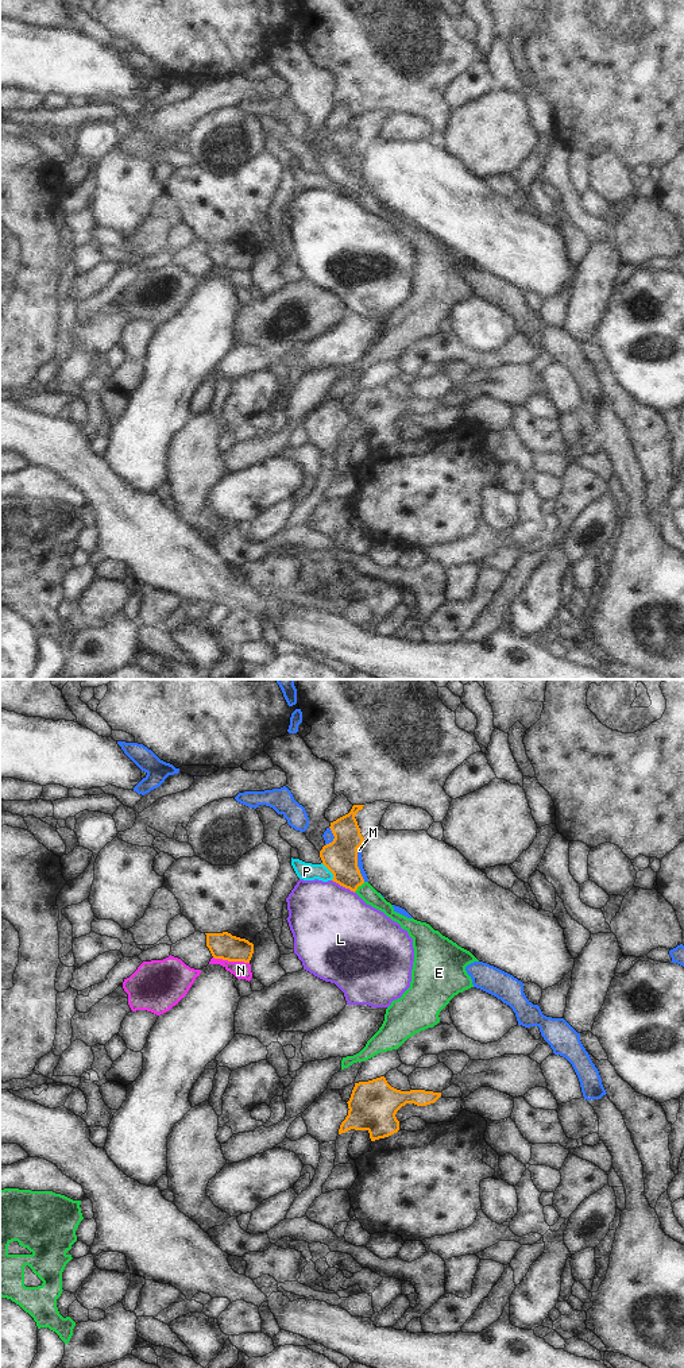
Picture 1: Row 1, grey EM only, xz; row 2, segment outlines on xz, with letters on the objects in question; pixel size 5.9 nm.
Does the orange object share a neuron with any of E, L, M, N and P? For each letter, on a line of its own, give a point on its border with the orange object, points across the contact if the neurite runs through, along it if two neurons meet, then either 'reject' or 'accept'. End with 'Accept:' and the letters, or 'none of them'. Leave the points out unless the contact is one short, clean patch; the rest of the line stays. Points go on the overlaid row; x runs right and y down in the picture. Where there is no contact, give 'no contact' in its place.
E: meets orange in xz at (359, 885); reject
L: meets orange in xz at (343, 886); reject
M: meets orange in xz at (356, 863); border along xz (360, 844), (358, 848), (358, 869), (364, 881); reject
N: meets orange in xz at (231, 960); border along xz (213, 956), (248, 963); reject
P: meets orange in xz at (329, 870); border along xz (321, 863), (332, 874), (332, 879); reject
Accept: none of them

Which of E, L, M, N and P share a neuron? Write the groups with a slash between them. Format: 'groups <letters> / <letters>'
groups E P / L / M / N

